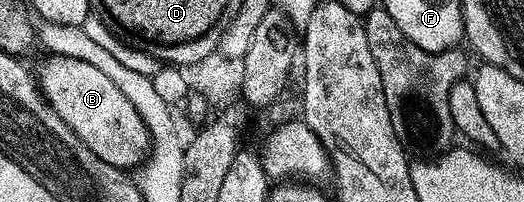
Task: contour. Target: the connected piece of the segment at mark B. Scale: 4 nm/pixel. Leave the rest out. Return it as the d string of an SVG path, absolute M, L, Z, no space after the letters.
M48 53L45 58L47 59L37 69L37 81L43 91L43 98L53 108L53 112L57 112L57 116L61 116L61 120L65 120L65 124L69 124L69 128L73 128L73 132L81 136L89 152L97 152L97 156L101 156L105 164L113 164L124 172L144 165L151 152L151 134L137 108L129 104L129 96L125 96L125 92L121 92L121 88L117 88L117 84L113 84L113 80L109 80L109 76L101 72L101 68L93 68L93 64L87 64L85 60L54 53Z

